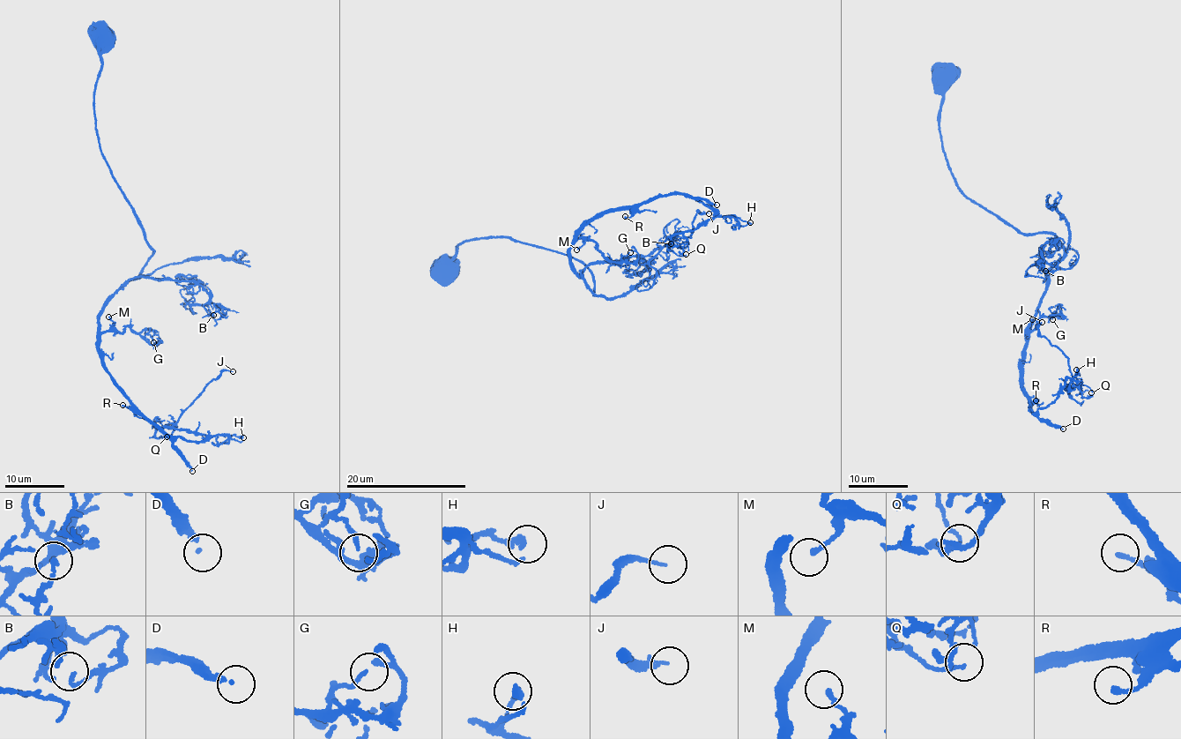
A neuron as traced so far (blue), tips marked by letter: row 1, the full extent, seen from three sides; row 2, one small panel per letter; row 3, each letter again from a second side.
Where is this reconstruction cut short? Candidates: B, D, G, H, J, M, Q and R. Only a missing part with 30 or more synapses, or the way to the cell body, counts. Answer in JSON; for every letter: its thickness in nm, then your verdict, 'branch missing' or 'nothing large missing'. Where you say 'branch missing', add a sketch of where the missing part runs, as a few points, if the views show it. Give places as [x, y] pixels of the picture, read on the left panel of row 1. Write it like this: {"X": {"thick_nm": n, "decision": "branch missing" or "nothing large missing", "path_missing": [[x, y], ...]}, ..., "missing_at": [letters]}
{"B": {"thick_nm": 90, "decision": "nothing large missing"}, "D": {"thick_nm": 190, "decision": "branch missing"}, "G": {"thick_nm": 130, "decision": "nothing large missing"}, "H": {"thick_nm": 200, "decision": "nothing large missing"}, "J": {"thick_nm": 130, "decision": "nothing large missing"}, "M": {"thick_nm": 130, "decision": "nothing large missing"}, "Q": {"thick_nm": 80, "decision": "nothing large missing"}, "R": {"thick_nm": 180, "decision": "nothing large missing"}, "missing_at": ["D"]}

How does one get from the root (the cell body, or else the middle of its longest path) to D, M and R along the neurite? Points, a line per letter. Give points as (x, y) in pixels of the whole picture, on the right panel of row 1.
D: (947, 76), (939, 126), (954, 184), (1062, 248), (1021, 382), (1036, 414), (1063, 429)
M: (947, 76), (949, 88), (939, 126), (954, 184), (1027, 235), (1055, 235), (1062, 248), (1028, 338), (1032, 319)
R: (947, 76), (939, 126), (954, 184), (1027, 235), (1055, 235), (1062, 248), (1025, 350), (1022, 389), (1036, 400)

